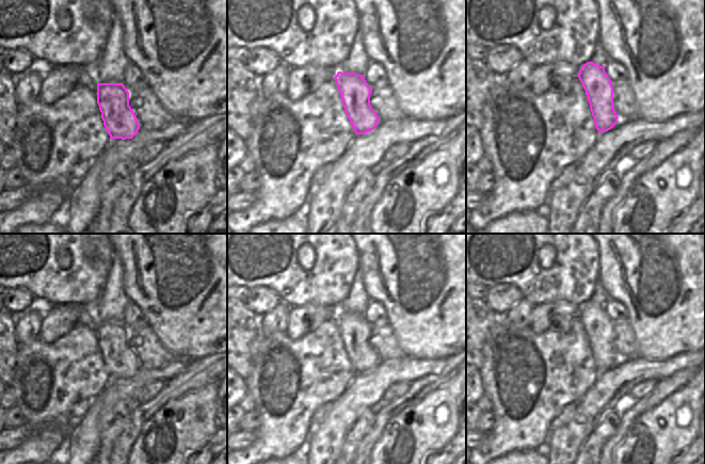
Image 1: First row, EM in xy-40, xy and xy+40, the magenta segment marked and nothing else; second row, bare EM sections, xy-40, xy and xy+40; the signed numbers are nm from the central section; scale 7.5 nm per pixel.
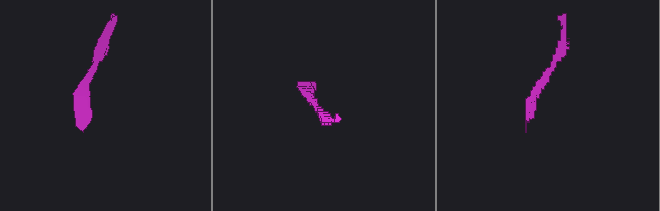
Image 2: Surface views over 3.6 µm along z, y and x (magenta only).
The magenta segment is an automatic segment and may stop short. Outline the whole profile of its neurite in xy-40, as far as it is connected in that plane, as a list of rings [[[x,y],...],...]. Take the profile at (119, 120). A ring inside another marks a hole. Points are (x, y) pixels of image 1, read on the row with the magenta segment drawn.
[[[97,83],[97,103],[110,139],[132,139],[140,123],[129,106],[129,92],[123,83]]]

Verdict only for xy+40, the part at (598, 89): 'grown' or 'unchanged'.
unchanged

